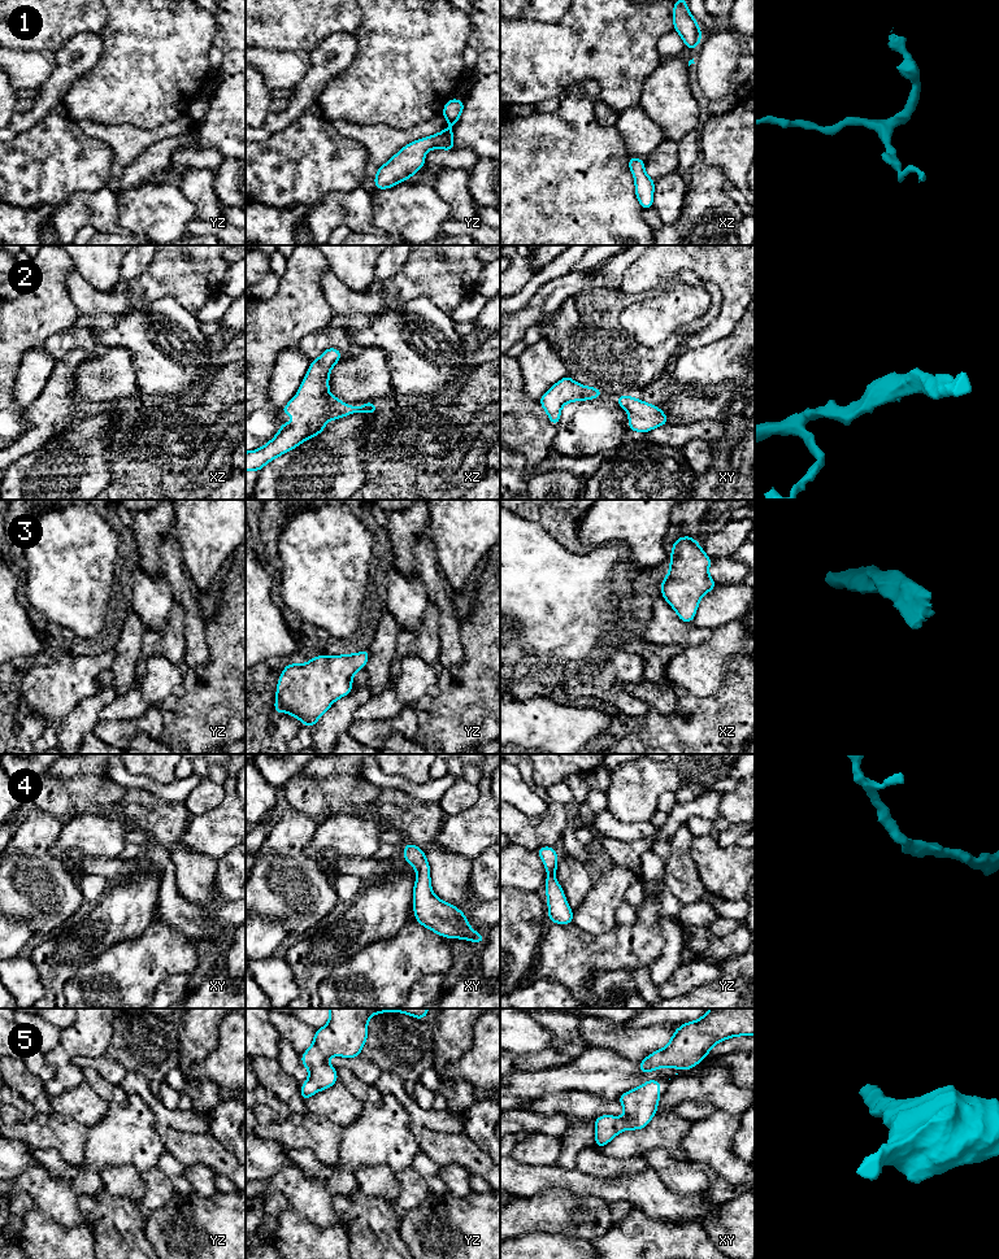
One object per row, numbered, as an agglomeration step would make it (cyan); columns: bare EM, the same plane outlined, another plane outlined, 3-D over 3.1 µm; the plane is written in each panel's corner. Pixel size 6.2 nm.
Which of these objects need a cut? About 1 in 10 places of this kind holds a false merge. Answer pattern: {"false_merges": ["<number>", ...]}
{"false_merges": []}

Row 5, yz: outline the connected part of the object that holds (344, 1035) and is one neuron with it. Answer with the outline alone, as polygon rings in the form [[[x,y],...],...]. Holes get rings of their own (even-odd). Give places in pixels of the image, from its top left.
[[[329,1008],[329,1011],[327,1024],[316,1029],[313,1044],[301,1054],[301,1063],[309,1071],[309,1077],[300,1089],[304,1102],[339,1080],[336,1070],[327,1063],[330,1057],[360,1057],[368,1037],[366,1024],[374,1014],[398,1011],[424,1020],[429,1008]]]

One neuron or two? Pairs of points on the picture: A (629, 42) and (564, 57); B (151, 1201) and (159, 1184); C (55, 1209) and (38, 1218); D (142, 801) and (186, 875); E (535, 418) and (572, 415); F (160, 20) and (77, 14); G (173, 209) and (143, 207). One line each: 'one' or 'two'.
A: one
B: one
C: two
D: one
E: two
F: two
G: one

